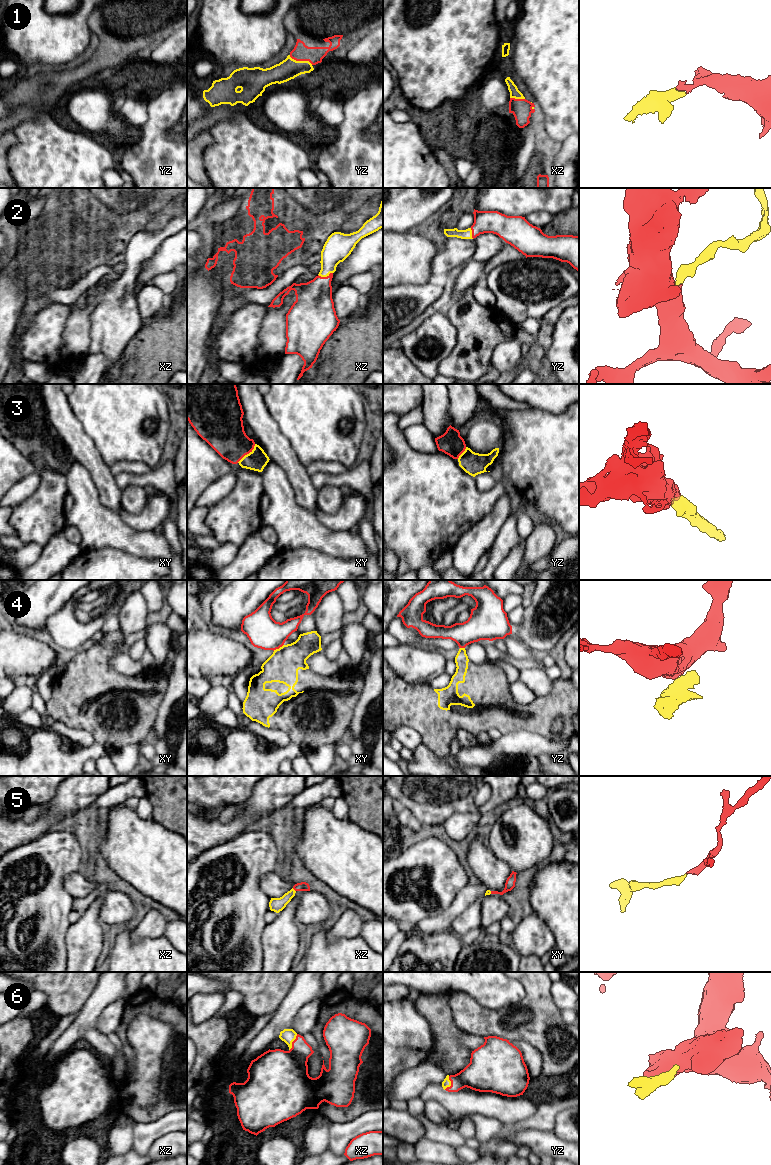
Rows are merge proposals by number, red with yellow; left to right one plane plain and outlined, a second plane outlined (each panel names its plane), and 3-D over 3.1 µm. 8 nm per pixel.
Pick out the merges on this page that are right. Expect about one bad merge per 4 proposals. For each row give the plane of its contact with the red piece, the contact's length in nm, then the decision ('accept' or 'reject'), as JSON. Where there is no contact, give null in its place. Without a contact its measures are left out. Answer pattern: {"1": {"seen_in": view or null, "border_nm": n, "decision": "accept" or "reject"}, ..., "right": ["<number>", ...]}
{"1": {"seen_in": "yz", "border_nm": 200, "decision": "accept"}, "2": {"seen_in": "xz", "border_nm": 120, "decision": "accept"}, "3": {"seen_in": "xy", "border_nm": 220, "decision": "accept"}, "4": {"seen_in": "xy", "border_nm": 100, "decision": "reject"}, "5": {"seen_in": "xz", "border_nm": 40, "decision": "accept"}, "6": {"seen_in": "xz", "border_nm": 150, "decision": "accept"}, "right": ["1", "2", "3", "5", "6"]}

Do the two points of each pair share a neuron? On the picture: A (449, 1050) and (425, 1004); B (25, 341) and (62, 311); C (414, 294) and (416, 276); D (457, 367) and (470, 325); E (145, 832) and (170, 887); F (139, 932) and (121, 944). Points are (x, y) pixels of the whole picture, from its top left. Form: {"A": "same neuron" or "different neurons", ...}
{"A": "same neuron", "B": "same neuron", "C": "different neurons", "D": "same neuron", "E": "same neuron", "F": "different neurons"}

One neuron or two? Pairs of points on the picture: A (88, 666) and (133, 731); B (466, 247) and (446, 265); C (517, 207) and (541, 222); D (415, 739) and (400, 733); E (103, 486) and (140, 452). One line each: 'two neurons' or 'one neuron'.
A: one neuron
B: one neuron
C: two neurons
D: one neuron
E: two neurons

